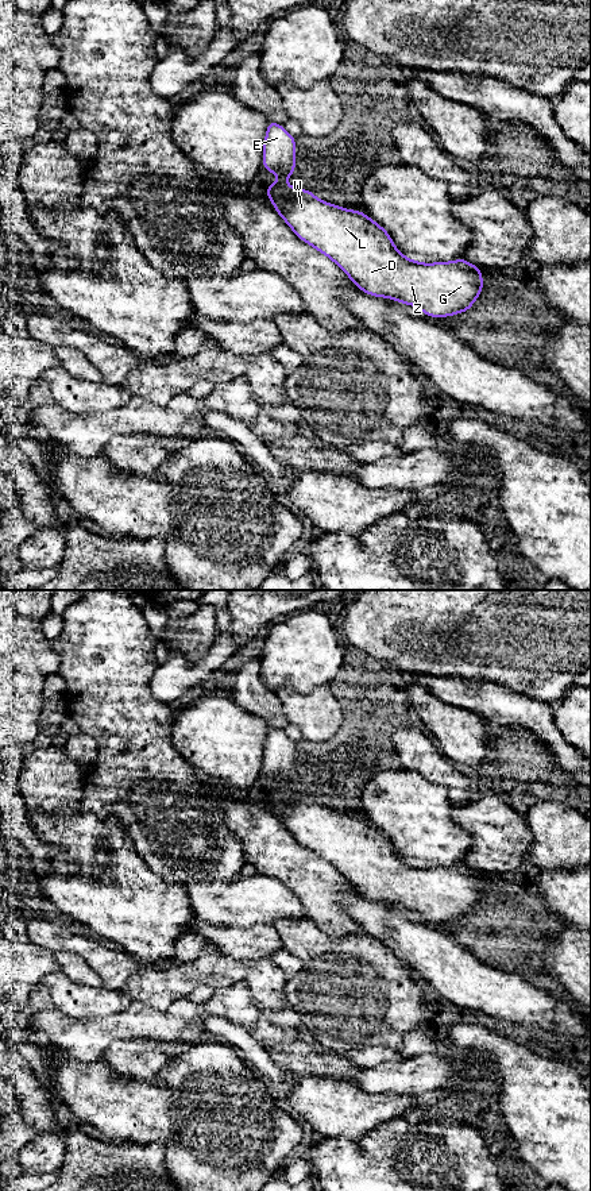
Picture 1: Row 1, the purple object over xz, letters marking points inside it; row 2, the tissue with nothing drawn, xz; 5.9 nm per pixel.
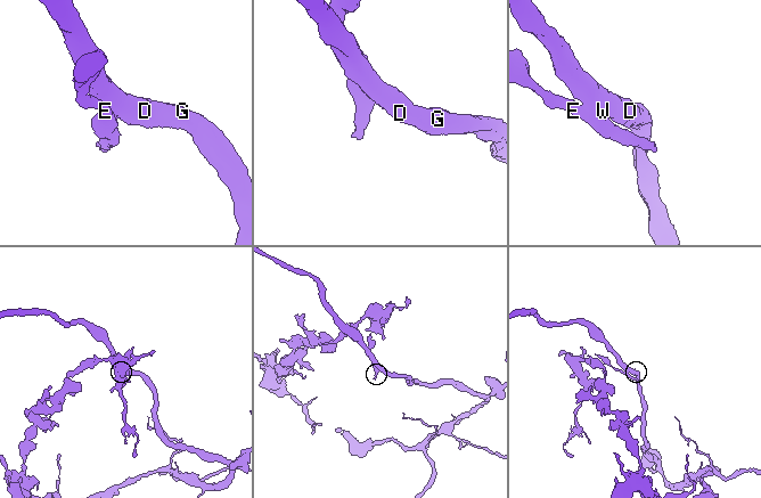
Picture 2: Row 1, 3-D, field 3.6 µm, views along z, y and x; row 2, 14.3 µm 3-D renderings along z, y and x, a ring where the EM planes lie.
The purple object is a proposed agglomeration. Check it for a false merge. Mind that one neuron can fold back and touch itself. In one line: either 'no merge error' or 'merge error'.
merge error

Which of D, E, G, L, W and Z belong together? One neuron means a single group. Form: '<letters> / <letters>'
D G L W Z / E

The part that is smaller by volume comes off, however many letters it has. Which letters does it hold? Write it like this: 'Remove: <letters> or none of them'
Remove: E

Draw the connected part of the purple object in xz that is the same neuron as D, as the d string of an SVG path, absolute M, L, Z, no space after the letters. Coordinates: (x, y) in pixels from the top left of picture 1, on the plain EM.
M270 791L266 803L294 839L331 863L358 891L370 901L393 903L418 911L430 922L445 922L468 916L483 894L482 874L464 863L452 867L420 868L403 862L387 836L364 817L351 816L317 803L308 794L287 791L282 798Z

